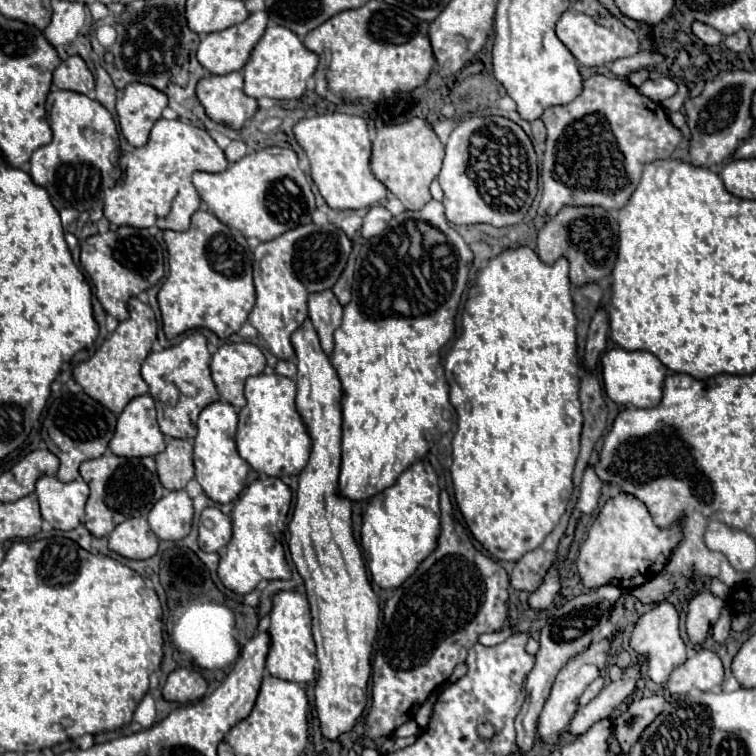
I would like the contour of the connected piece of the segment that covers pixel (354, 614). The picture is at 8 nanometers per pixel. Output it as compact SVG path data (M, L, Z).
M307 318L293 334L291 344L295 348L297 358L297 410L309 430L313 440L311 458L307 466L299 474L299 490L293 518L289 522L289 550L291 558L301 574L307 598L311 604L313 618L313 638L317 644L317 660L319 660L319 678L315 686L315 708L321 726L321 734L327 740L337 740L341 734L351 732L357 718L363 714L367 706L367 684L371 676L371 650L373 640L377 636L379 626L379 600L371 590L365 562L351 534L351 502L337 494L339 466L341 466L341 382L337 370L331 366L327 354L321 350L319 336Z

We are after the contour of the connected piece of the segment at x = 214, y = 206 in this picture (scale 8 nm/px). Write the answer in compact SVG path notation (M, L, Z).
M273 146L251 152L219 174L195 172L193 186L225 226L261 242L269 242L295 226L311 222L311 214L315 212L315 196L307 176L299 168L297 154L289 148Z

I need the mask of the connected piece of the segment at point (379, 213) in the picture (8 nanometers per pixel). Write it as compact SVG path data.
M371 206L367 216L363 218L363 228L361 228L363 238L373 238L375 234L381 234L387 228L389 220L391 212L385 206Z

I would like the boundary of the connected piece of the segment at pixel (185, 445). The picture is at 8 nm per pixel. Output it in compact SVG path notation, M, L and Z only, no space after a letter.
M169 438L165 452L155 456L157 476L167 490L181 490L195 476L193 446L189 440Z

